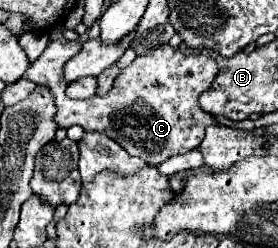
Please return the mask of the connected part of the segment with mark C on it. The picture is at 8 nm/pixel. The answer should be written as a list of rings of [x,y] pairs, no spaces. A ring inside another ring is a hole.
[[[52,40],[46,46],[46,50],[42,52],[42,56],[36,62],[32,62],[30,68],[26,70],[28,80],[32,80],[36,84],[44,84],[52,90],[52,94],[56,98],[56,106],[58,106],[56,122],[60,128],[70,128],[72,124],[78,124],[86,132],[102,132],[102,134],[110,136],[112,140],[116,140],[122,148],[126,148],[126,152],[130,156],[138,156],[138,158],[146,160],[146,164],[158,166],[164,160],[168,160],[170,156],[184,154],[184,152],[198,148],[200,142],[204,140],[206,126],[216,124],[216,120],[208,112],[204,112],[198,104],[200,94],[204,90],[208,90],[212,86],[214,78],[218,76],[218,64],[212,56],[208,56],[208,54],[186,56],[180,52],[180,48],[172,48],[170,44],[160,44],[148,54],[138,54],[136,60],[120,72],[120,76],[114,80],[112,90],[106,92],[104,96],[92,96],[90,100],[70,100],[64,94],[62,68],[66,66],[66,60],[70,60],[70,56],[78,54],[78,48],[82,48],[82,44],[78,40],[70,40],[70,42]]]

